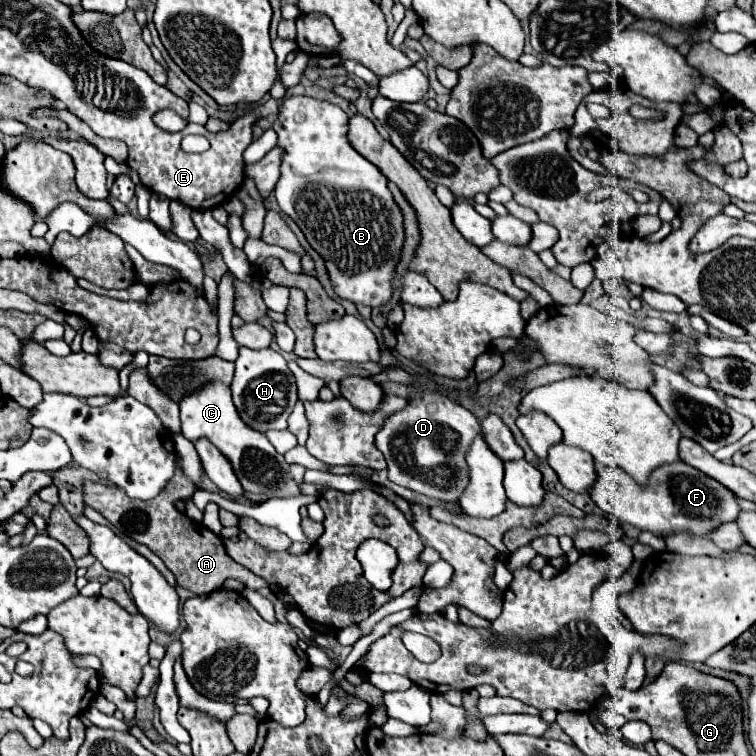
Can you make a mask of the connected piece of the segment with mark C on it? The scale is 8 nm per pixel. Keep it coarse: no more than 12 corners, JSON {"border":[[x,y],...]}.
{"border":[[229,385],[179,401],[181,431],[205,435],[249,493],[299,495],[269,439],[245,427]]}

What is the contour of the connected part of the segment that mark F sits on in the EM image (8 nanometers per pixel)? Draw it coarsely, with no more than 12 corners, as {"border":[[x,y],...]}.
{"border":[[683,461],[639,485],[597,465],[589,497],[663,539],[707,535],[741,511],[729,489]]}

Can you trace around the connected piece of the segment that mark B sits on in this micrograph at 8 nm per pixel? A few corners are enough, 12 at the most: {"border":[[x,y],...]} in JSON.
{"border":[[291,95],[273,131],[281,211],[335,293],[379,307],[405,239],[349,117]]}

